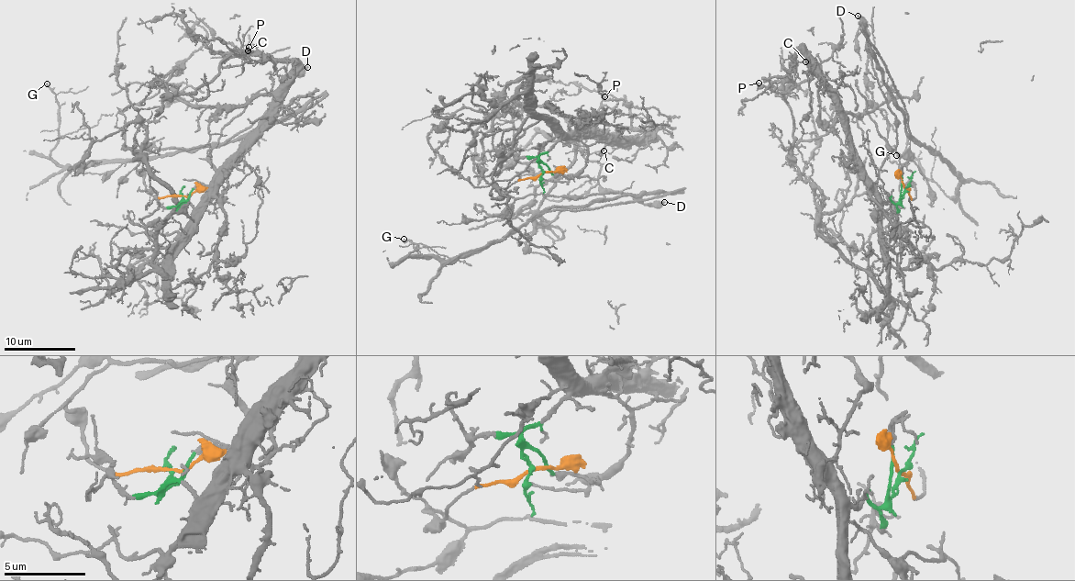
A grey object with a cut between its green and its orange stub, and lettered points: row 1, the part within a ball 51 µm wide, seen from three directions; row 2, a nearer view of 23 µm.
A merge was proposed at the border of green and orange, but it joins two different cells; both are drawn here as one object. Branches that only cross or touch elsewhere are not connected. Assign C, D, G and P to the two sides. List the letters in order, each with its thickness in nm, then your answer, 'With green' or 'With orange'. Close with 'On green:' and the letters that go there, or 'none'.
C: Thickness 100 nm. With green
D: Thickness 320 nm. With orange
G: Thickness 190 nm. With orange
P: Thickness 320 nm. With green
On green: C, P

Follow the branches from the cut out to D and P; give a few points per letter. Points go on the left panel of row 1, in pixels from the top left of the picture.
D: (185, 195), (148, 192), (138, 163), (157, 148), (223, 145), (256, 121), (286, 81), (308, 68)
P: (183, 195), (179, 203), (198, 208), (293, 65), (243, 52), (231, 55), (222, 65), (243, 62), (249, 46)

